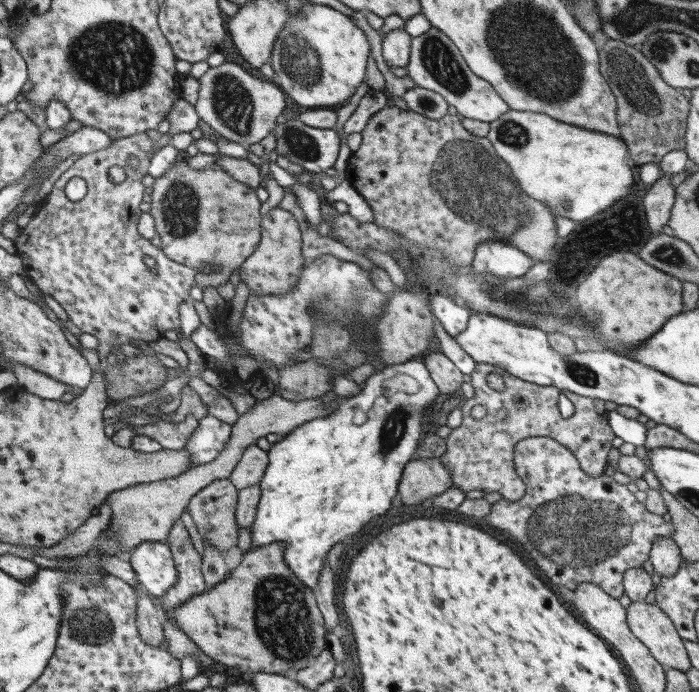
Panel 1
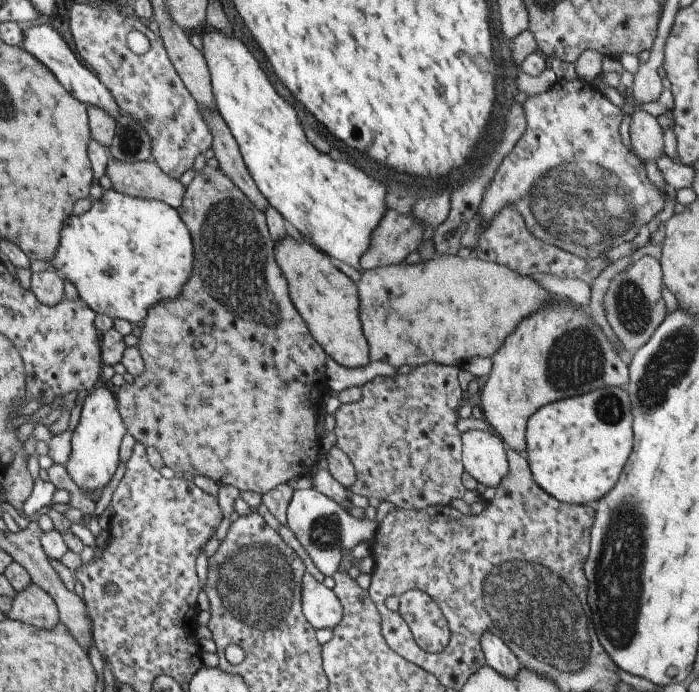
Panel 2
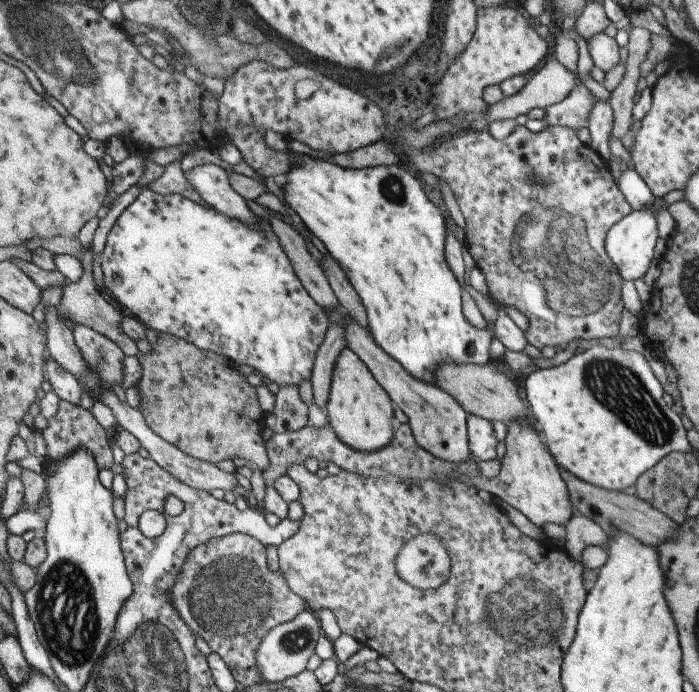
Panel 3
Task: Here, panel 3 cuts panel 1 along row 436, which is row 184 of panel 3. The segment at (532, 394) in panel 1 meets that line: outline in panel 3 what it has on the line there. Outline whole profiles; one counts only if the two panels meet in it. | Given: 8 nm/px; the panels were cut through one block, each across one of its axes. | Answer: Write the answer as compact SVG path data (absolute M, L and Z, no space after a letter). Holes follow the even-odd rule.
M520 125L516 126L504 140L496 140L487 130L484 130L484 132L468 131L442 140L436 148L431 150L416 151L416 154L410 156L408 163L404 166L417 175L422 173L435 174L450 186L465 220L464 244L475 260L475 266L484 273L489 294L502 308L512 306L528 318L529 324L527 330L525 330L525 337L530 345L540 350L544 346L560 346L563 348L575 339L589 341L591 338L614 338L619 335L620 318L625 307L621 299L621 286L624 280L618 267L610 260L606 252L605 238L610 228L627 214L630 214L633 208L615 184L606 161L596 154L589 145L582 143L574 129L570 127L546 127L540 132L533 133ZM530 179L538 179L539 184L532 185L529 182Z

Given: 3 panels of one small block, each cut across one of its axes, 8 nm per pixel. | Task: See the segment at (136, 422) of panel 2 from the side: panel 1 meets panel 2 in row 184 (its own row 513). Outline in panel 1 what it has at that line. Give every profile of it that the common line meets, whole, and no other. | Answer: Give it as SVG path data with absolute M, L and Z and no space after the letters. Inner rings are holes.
M229 478L216 479L196 493L187 507L190 516L194 519L194 528L198 529L198 536L201 536L202 540L207 540L223 556L238 542L239 528L238 524L236 524L237 499L238 491Z

